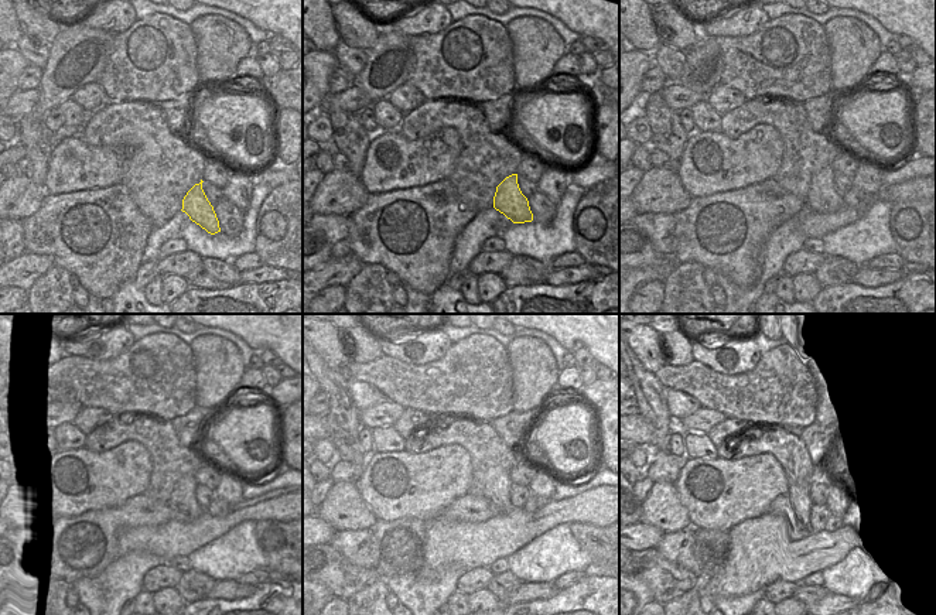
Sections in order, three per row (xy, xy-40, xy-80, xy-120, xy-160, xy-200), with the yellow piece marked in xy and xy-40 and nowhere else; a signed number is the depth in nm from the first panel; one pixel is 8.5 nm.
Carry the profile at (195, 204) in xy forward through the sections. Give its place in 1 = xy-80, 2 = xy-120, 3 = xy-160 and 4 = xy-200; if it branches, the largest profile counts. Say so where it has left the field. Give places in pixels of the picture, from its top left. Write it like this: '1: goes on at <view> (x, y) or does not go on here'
1: goes on at xy-80 (822, 197)
2: goes on at xy-120 (183, 502)
3: goes on at xy-160 (498, 492)
4: goes on at xy-200 (819, 482)

